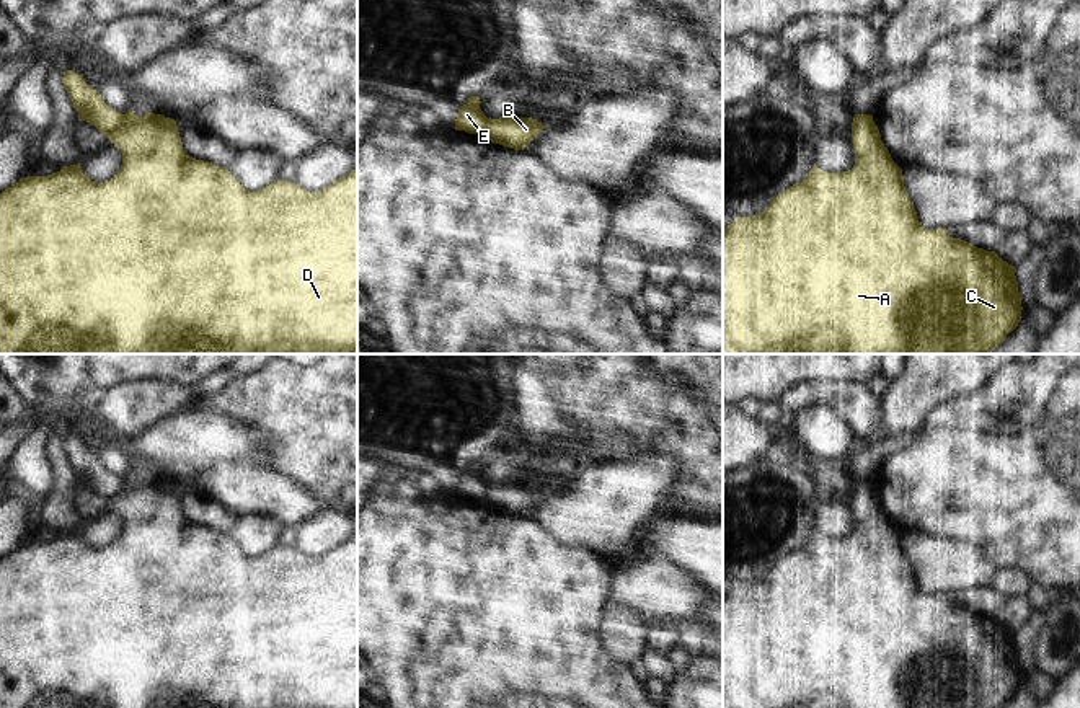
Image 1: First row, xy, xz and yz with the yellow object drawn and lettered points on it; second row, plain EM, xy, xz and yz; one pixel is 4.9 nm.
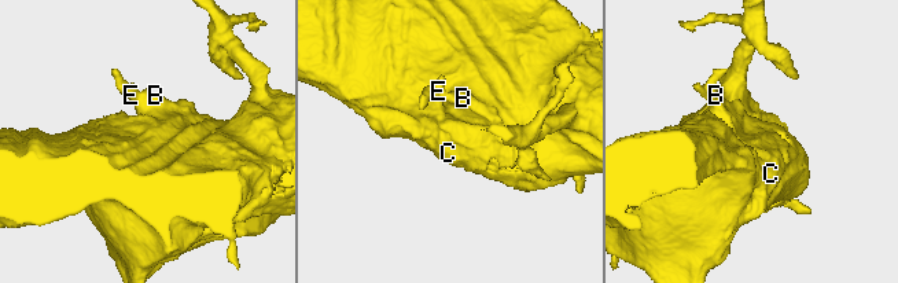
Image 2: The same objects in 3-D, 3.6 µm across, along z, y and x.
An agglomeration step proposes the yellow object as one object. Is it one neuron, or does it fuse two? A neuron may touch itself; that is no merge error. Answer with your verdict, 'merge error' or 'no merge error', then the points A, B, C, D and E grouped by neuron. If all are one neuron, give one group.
merge error; groups A B C D / E

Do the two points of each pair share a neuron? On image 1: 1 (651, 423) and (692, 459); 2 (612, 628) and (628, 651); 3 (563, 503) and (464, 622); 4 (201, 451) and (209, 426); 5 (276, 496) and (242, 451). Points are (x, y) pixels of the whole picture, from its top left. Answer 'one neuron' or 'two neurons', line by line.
1: one neuron
2: one neuron
3: two neurons
4: one neuron
5: two neurons

